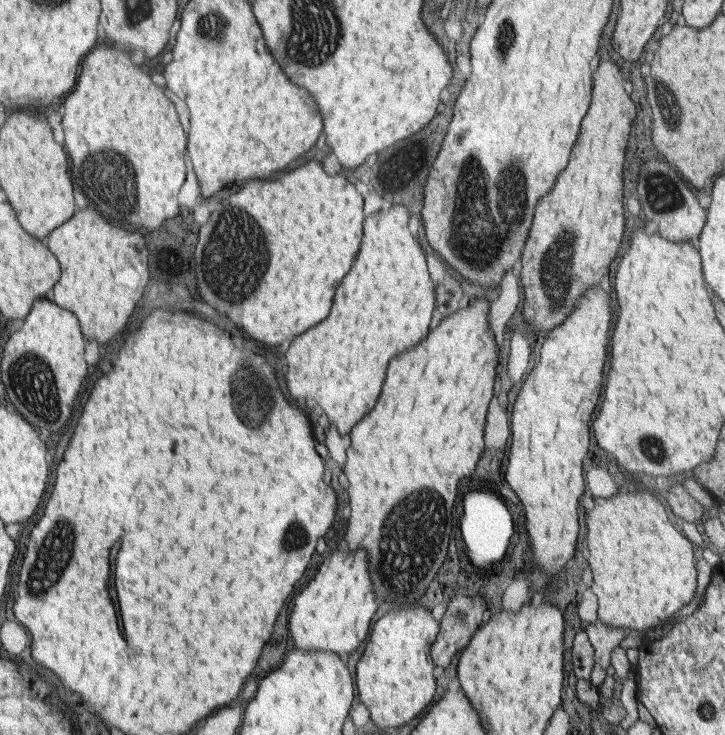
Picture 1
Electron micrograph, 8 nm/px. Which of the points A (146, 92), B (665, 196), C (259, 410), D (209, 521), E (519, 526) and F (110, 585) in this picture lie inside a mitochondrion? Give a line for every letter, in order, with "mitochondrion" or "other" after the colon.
A: other
B: mitochondrion
C: mitochondrion
D: other
E: other
F: other

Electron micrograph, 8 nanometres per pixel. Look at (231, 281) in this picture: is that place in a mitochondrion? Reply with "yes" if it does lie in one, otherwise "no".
yes

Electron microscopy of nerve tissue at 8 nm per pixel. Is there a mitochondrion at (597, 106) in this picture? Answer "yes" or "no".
no

